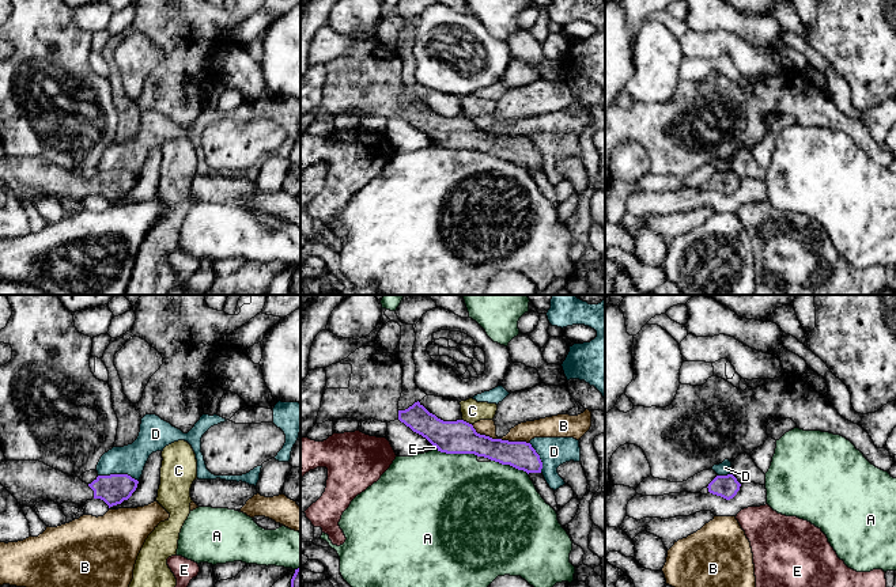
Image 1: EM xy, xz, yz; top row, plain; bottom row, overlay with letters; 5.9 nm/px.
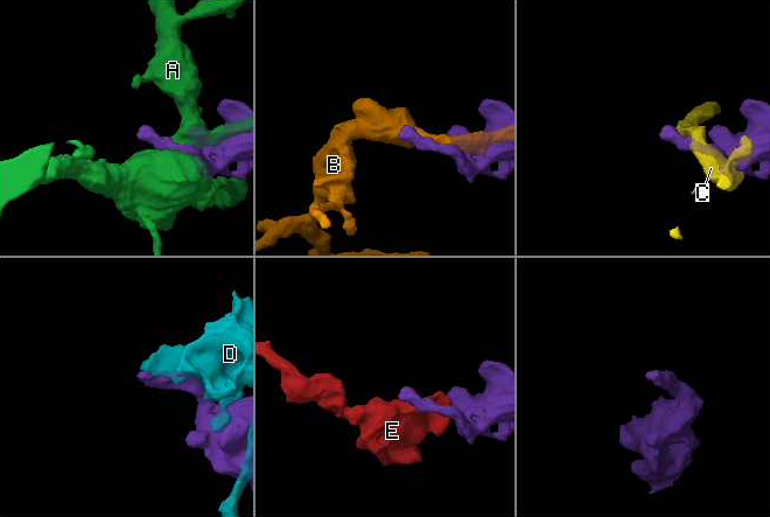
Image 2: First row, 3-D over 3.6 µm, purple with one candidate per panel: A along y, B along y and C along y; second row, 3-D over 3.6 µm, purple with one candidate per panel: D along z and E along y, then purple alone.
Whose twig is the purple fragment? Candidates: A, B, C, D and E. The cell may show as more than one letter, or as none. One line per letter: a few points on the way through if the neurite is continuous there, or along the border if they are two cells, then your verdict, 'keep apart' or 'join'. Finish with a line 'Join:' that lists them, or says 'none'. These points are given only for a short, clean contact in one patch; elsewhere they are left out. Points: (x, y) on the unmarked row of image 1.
A: keep apart
B: keep apart
C: border along xz (462, 114), (471, 120); keep apart
D: keep apart
E: border along xz (433, 140), (438, 144); keep apart
Join: none

